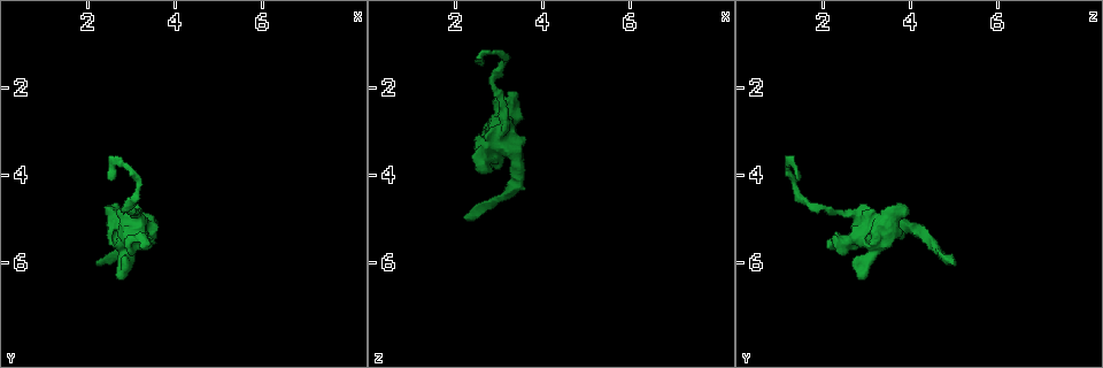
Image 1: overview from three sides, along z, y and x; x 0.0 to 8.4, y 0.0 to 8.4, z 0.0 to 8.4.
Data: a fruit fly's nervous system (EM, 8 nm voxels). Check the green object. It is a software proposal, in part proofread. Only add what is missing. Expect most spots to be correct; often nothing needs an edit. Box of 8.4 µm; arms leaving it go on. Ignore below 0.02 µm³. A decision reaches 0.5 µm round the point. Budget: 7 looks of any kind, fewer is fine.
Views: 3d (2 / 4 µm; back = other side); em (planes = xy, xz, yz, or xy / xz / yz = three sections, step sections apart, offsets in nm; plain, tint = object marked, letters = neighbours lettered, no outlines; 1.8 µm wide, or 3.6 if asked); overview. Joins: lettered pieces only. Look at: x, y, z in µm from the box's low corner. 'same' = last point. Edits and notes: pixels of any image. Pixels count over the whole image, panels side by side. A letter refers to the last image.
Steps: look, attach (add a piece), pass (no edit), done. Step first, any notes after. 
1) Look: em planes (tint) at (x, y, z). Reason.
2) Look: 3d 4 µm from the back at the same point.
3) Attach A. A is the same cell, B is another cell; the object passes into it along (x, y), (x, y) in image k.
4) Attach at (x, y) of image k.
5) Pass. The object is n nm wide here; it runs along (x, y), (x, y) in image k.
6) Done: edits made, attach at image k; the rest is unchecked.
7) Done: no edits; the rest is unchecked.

Look: em planes (letters) at (2.25, 6.05, 5.00). An open end.

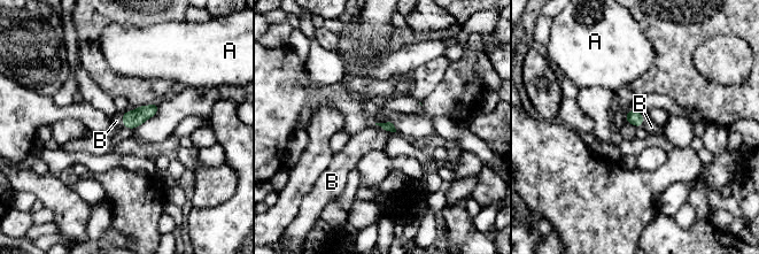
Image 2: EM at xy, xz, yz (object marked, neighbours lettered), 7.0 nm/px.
Attach B. The longest contact is with B, 120 nm; B is the same cell, A is another cell; the object passes into it along (388, 126), (381, 126), (373, 138) in image 2; the cell continues.

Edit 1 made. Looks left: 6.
Look: 3d 2 µm at (2.75, 4.80, 3.95). Thick end.

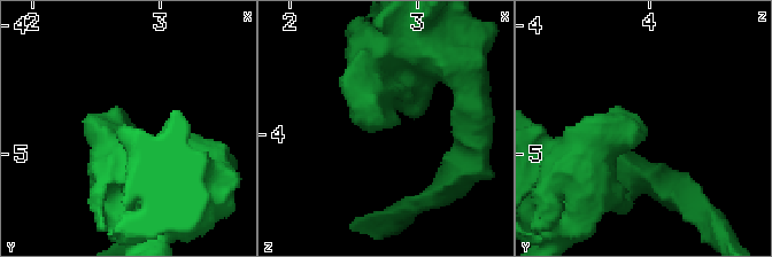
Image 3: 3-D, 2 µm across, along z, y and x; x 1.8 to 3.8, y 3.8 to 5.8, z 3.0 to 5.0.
Look: em planes (plain) at (2.82, 4.78, 3.92). Shape alone is not enough.

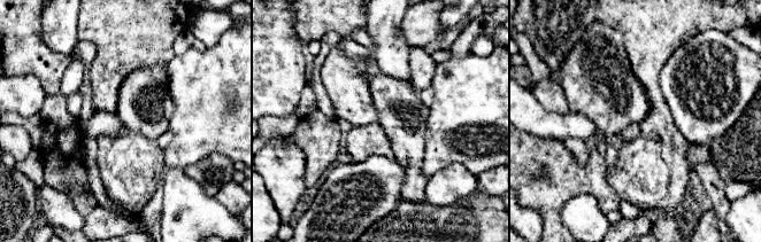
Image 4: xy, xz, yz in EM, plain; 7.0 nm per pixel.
Look: em planes (letters) at the same point. What lies round it.

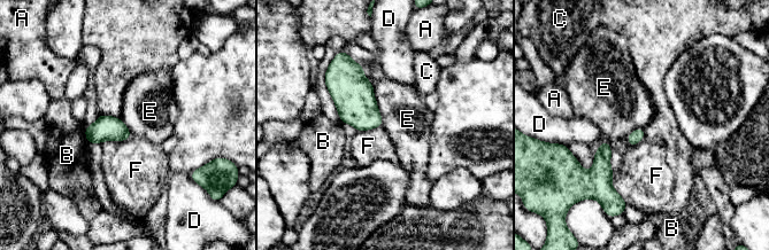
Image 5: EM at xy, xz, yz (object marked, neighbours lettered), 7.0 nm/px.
Pass. A, B, C, D, E and F are other cells; a border runs along (369, 80), (381, 115), (382, 126) in image 5; none of them fits.

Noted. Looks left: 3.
Look: em planes (tint) at (2.65, 6.40, 2.95). Free end.

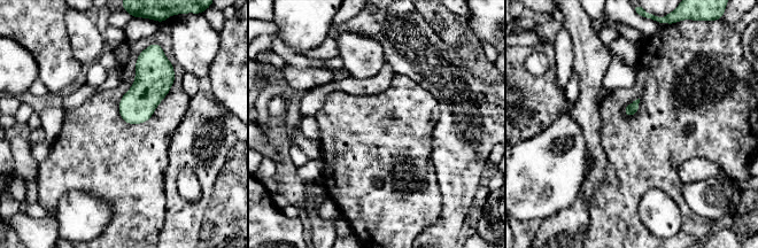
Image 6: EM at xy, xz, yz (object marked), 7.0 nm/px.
Look: em planes (letters) at the same point.

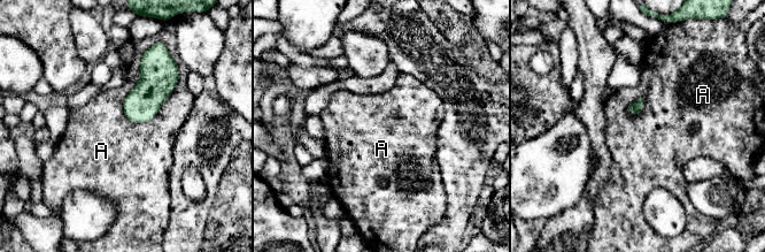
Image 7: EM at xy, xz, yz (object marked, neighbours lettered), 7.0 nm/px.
Pass. A is another cell; a border runs along (178, 68), (159, 112), (130, 122) in image 7; no lettered piece goes on from it.

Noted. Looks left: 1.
Done: edits made, attach at image 2; the rest is unchecked.

